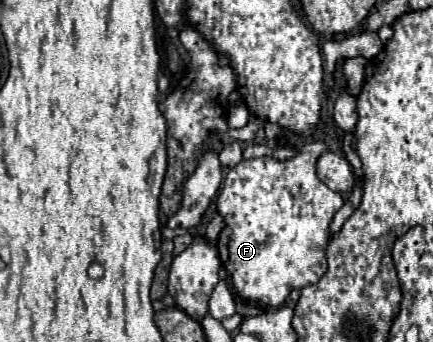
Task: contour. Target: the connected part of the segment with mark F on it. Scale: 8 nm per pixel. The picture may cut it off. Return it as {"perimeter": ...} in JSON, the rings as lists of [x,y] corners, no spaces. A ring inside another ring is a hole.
{"perimeter":[[[309,143],[307,155],[305,145],[285,161],[273,157],[243,159],[235,165],[217,195],[217,211],[225,217],[225,229],[219,235],[217,249],[219,257],[225,263],[227,273],[231,275],[231,289],[247,301],[255,301],[263,307],[281,307],[293,289],[303,289],[305,285],[317,283],[327,271],[325,249],[329,243],[329,227],[333,215],[341,209],[343,197],[337,191],[331,191],[315,173],[317,157],[327,151],[325,143]],[[293,187],[299,189],[299,195],[293,195]]]}

